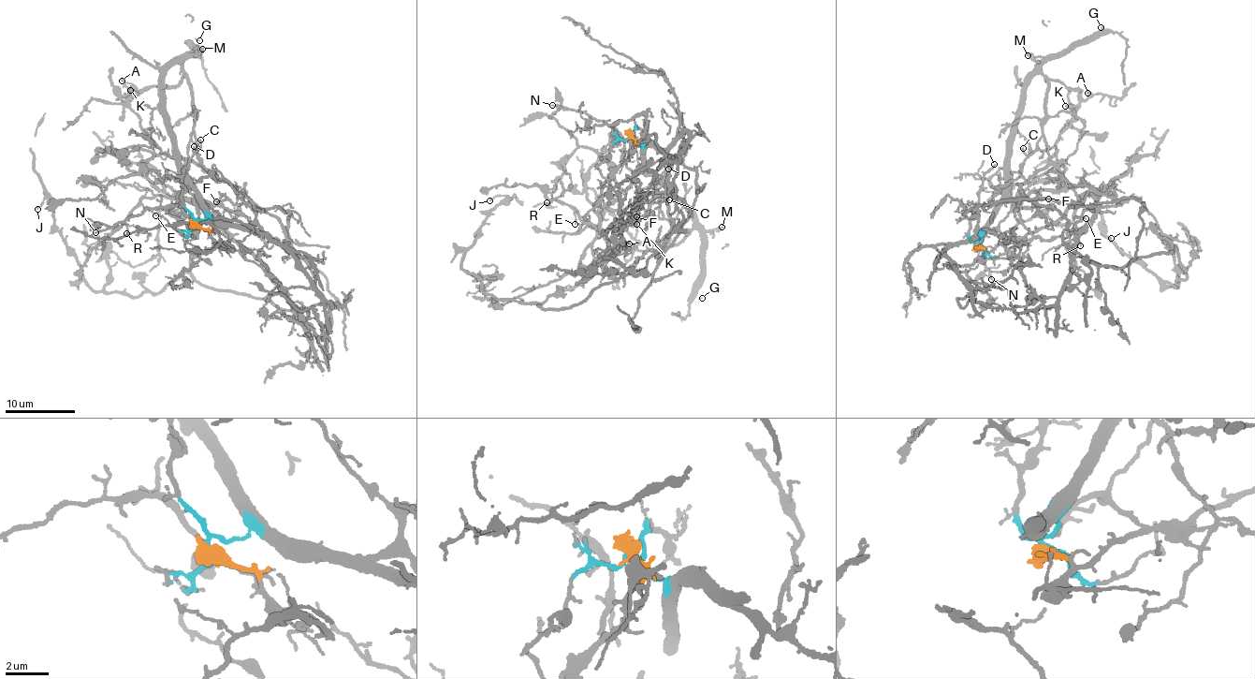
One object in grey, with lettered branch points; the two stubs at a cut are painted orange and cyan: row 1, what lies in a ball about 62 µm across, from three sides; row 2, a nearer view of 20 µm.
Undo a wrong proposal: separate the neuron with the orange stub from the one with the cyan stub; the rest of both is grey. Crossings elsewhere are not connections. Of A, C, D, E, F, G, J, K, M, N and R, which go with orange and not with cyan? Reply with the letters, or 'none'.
E, J, N, R

